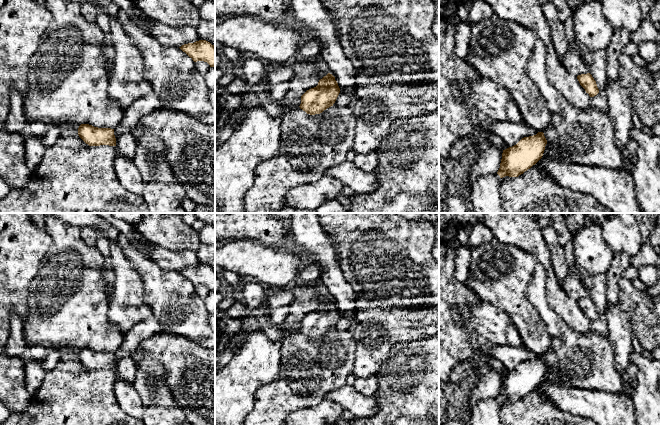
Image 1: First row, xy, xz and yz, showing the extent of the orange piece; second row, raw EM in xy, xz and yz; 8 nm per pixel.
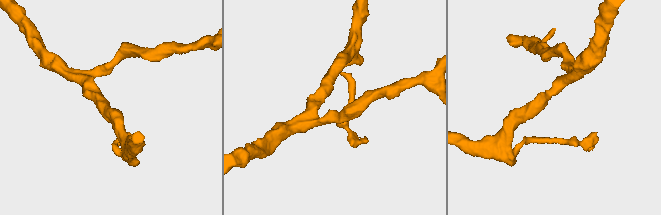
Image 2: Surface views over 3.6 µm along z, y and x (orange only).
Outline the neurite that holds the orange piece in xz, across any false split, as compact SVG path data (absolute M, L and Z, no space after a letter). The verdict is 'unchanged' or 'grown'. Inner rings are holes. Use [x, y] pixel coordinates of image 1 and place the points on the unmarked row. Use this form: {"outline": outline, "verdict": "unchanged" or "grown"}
{"outline": "M328 297L319 304L316 311L307 314L301 320L299 331L310 339L320 338L333 330L339 317L340 312L335 301Z", "verdict": "unchanged"}

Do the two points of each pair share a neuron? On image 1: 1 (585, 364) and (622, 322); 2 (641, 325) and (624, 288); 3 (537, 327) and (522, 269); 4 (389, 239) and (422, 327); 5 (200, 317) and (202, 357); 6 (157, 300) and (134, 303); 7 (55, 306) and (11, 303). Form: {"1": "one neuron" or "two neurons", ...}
{"1": "two neurons", "2": "one neuron", "3": "one neuron", "4": "one neuron", "5": "two neurons", "6": "two neurons", "7": "two neurons"}

